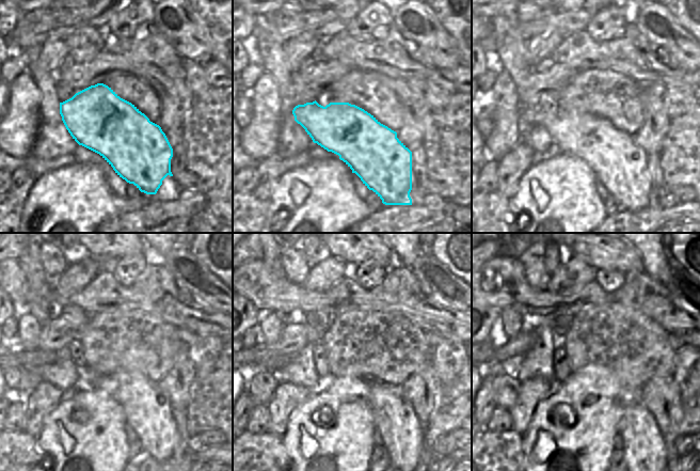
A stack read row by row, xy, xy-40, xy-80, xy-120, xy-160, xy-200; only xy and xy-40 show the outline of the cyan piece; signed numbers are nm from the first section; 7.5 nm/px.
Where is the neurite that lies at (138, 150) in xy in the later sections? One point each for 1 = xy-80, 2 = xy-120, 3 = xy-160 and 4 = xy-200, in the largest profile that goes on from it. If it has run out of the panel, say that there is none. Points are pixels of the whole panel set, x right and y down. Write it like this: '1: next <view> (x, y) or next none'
1: next xy-80 (618, 162)
2: next xy-120 (148, 411)
3: next xy-160 (401, 432)
4: next xy-200 (643, 450)

